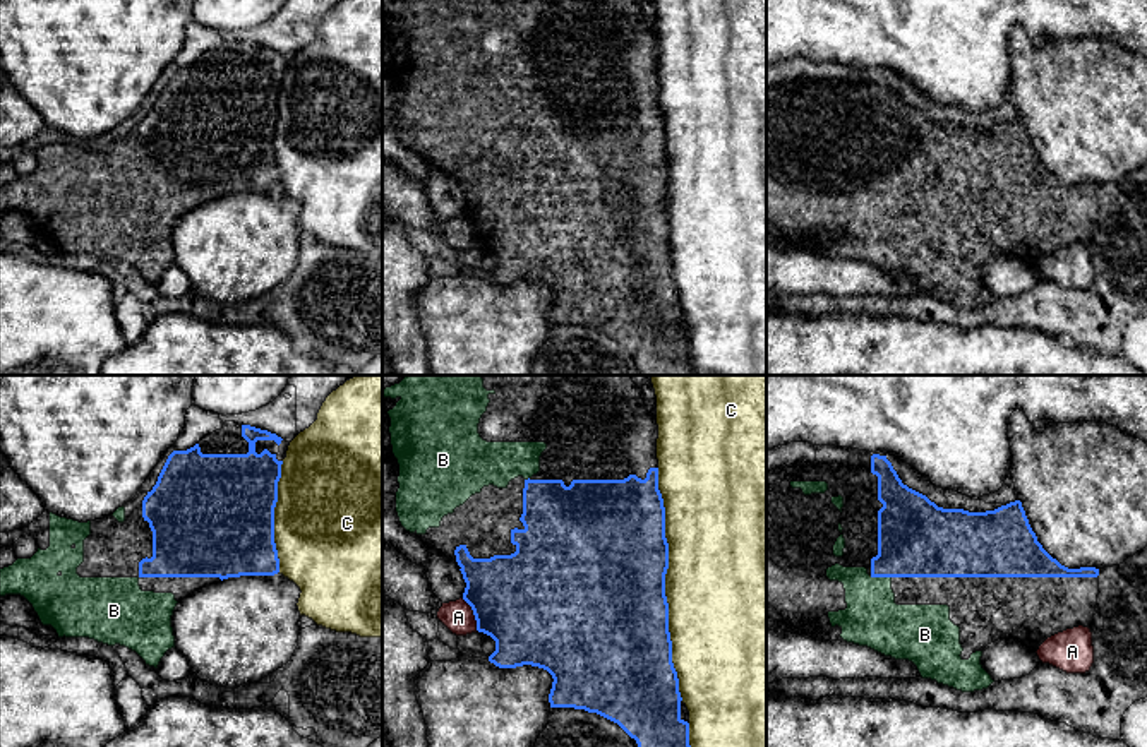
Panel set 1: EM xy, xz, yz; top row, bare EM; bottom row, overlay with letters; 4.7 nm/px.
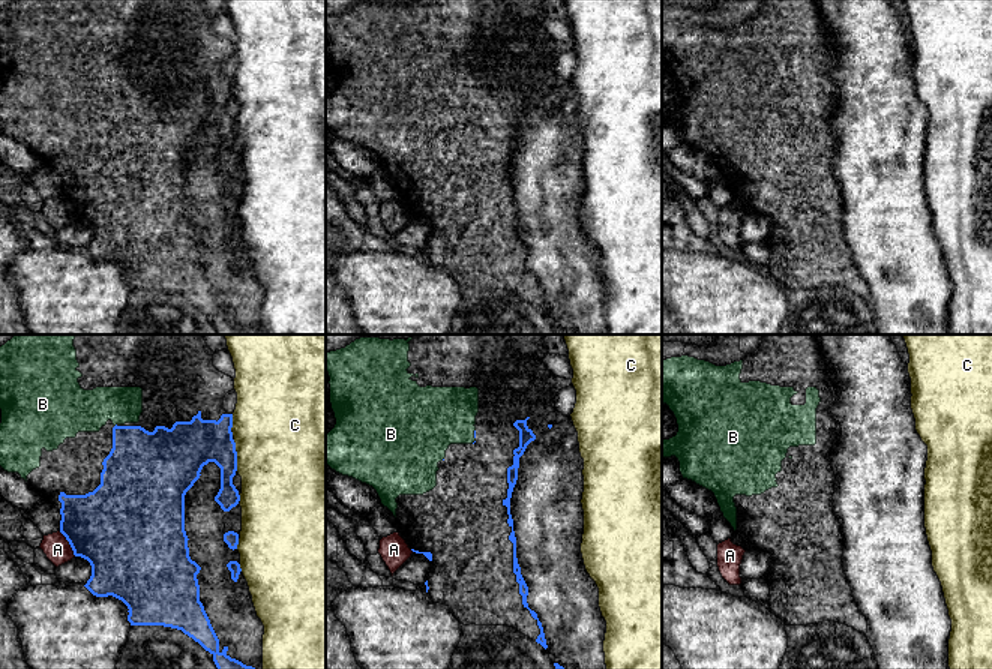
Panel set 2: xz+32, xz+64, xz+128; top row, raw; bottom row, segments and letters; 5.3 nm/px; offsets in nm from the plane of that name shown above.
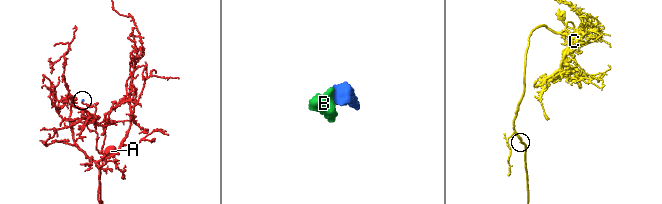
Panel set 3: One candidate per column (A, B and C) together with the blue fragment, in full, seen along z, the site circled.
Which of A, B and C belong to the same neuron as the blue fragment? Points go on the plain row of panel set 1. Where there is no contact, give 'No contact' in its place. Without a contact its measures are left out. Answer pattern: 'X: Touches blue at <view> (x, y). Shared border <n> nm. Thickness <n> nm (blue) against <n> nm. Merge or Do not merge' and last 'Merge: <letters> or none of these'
A: Touches blue at xz (474, 230). Shared border 170 nm. Thickness 460 nm (blue) against 150 nm. Do not merge
B: Touches blue at yz (880, 192). Shared border 100 nm. Thickness 360 nm (blue) against 260 nm. Merge
C: Touches blue at xz (664, 201). Shared border 1100 nm. Thickness 500 nm (blue) against 500 nm. Do not merge
Merge: B

